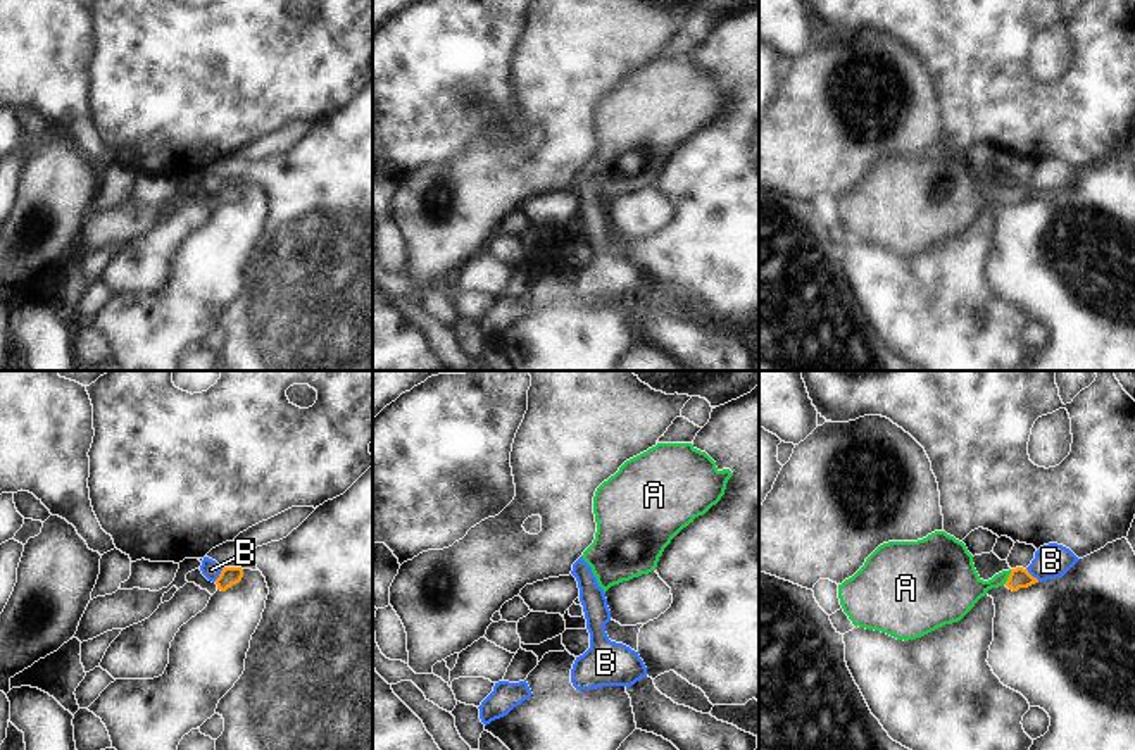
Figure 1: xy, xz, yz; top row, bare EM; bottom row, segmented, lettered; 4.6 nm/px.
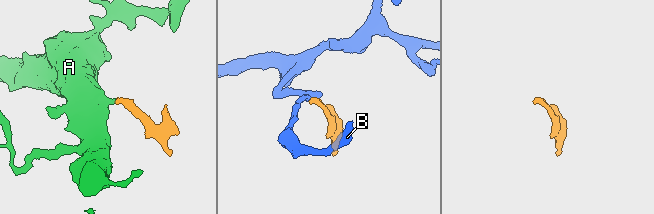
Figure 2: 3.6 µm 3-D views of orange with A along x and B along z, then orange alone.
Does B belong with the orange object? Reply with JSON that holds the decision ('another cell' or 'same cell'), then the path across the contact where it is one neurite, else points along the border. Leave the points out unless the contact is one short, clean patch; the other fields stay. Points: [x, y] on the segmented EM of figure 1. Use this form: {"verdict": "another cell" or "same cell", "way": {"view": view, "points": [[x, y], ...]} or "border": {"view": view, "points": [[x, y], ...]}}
{"verdict": "another cell", "border": {"view": "xy", "points": [[223, 568], [213, 581]]}}

